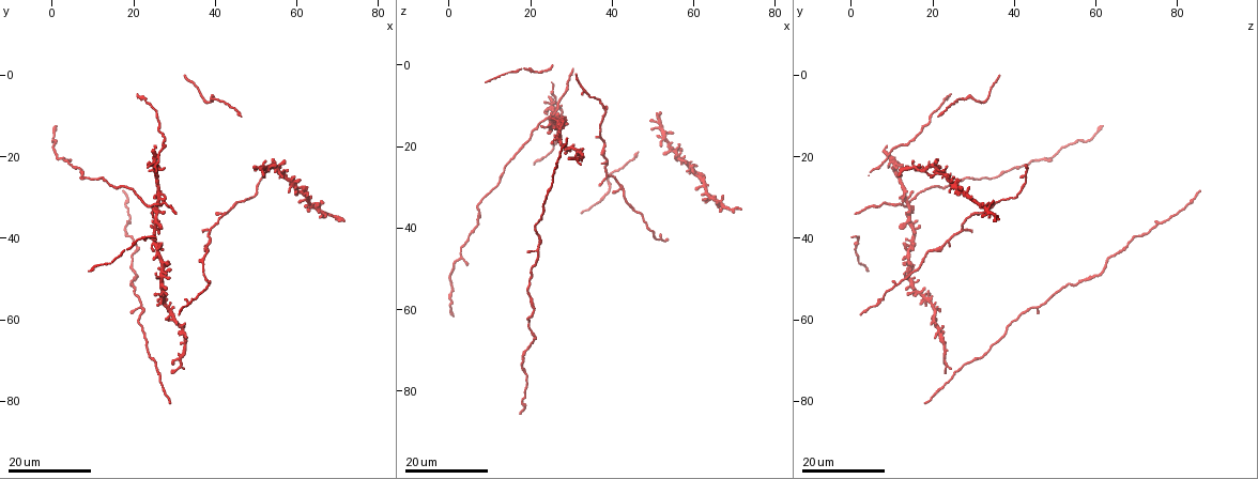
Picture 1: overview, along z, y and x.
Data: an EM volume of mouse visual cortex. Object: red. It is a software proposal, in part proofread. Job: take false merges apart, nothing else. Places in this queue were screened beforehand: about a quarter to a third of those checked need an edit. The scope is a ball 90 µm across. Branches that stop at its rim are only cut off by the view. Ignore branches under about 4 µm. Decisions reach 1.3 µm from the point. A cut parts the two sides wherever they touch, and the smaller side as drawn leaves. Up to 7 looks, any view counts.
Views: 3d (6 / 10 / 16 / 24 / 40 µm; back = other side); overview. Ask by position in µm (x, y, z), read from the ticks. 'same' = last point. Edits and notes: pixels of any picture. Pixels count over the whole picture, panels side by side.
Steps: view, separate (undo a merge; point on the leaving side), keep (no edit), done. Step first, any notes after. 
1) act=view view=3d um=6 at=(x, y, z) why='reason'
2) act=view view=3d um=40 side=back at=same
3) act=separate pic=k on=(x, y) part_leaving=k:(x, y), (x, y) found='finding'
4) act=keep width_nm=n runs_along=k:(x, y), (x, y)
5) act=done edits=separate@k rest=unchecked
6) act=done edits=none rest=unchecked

act=view view=3d um=16 at=(25.5, 32.0, 12.5) why='three arms meet'

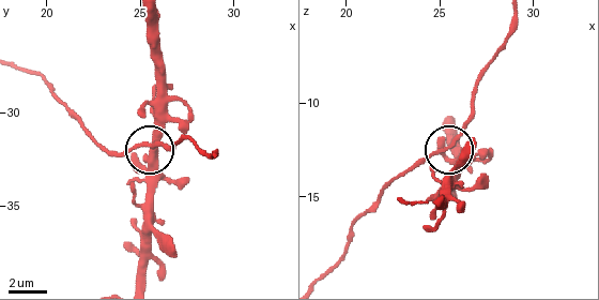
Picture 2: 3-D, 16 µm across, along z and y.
act=view view=3d um=10 at=(25.5, 31.7, 12.2)

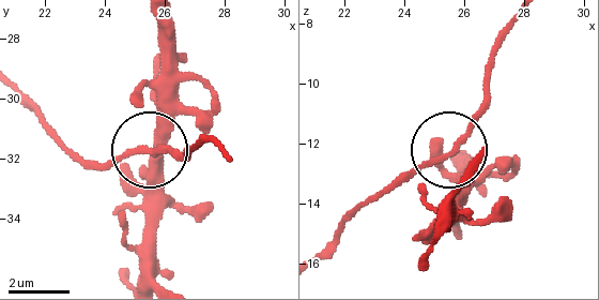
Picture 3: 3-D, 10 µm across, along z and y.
act=view view=3d um=10 side=back at=(25.6, 31.7, 12.3) why='from behind'

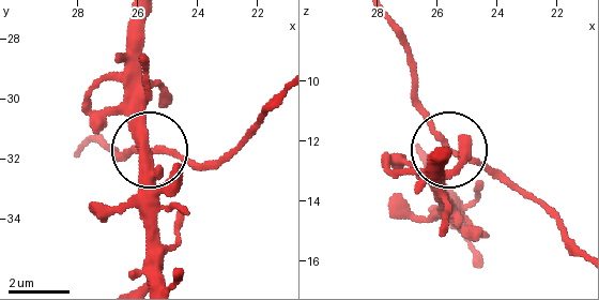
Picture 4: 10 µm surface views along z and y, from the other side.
act=keep width_nm=150 found='continuous, no second neuron'

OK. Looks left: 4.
act=view view=3d um=24 at=(50.0, 28.5, 41.5) why='calibre changes'

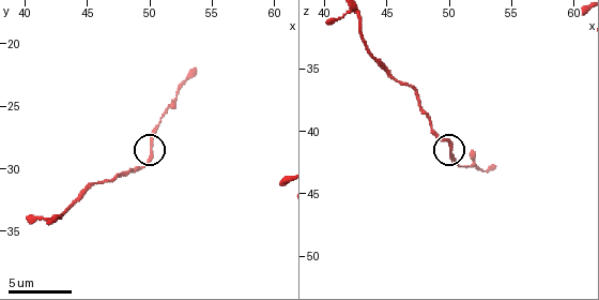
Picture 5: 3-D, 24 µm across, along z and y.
act=view view=3d um=10 at=(50.0, 28.8, 41.6)

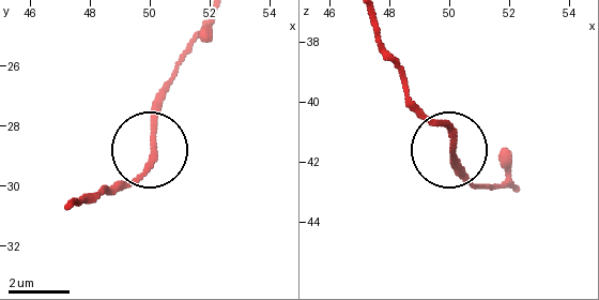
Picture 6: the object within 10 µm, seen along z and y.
act=keep width_nm=180 runs_along=6:(371, 23), (412, 100), (447, 131), (450, 161), (463, 181) found='one neuron here'

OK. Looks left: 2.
act=view view=3d um=16 at=(31.5, 72.5, 23.5) why='three-way junction'

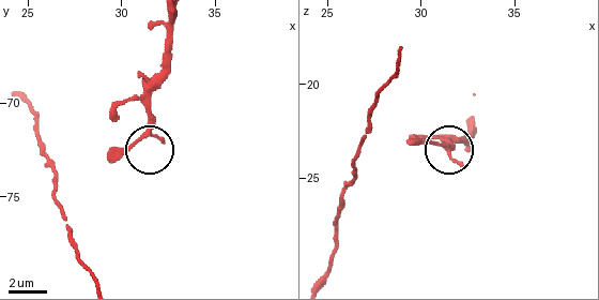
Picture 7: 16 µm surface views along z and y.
act=view view=3d um=6 at=(30.8, 71.9, 23.2)

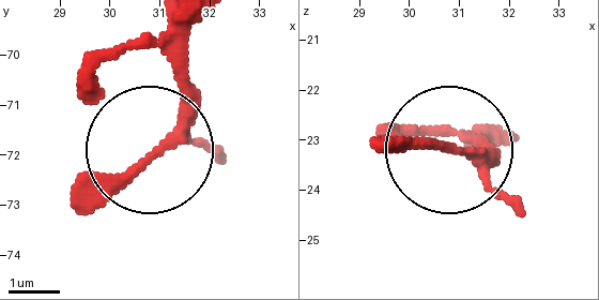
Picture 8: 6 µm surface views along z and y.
act=keep arms=3 runs_along=8:(503, 141), (456, 154) found='continuous, no second neuron'

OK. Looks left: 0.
act=done edits=none rest=unchecked

